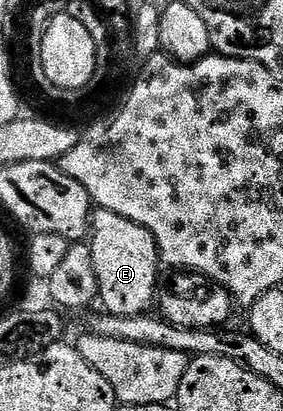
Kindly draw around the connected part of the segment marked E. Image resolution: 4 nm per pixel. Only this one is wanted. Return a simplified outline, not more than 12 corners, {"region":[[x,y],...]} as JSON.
{"region":[[96,208],[89,244],[102,308],[150,314],[160,288],[155,236]]}

